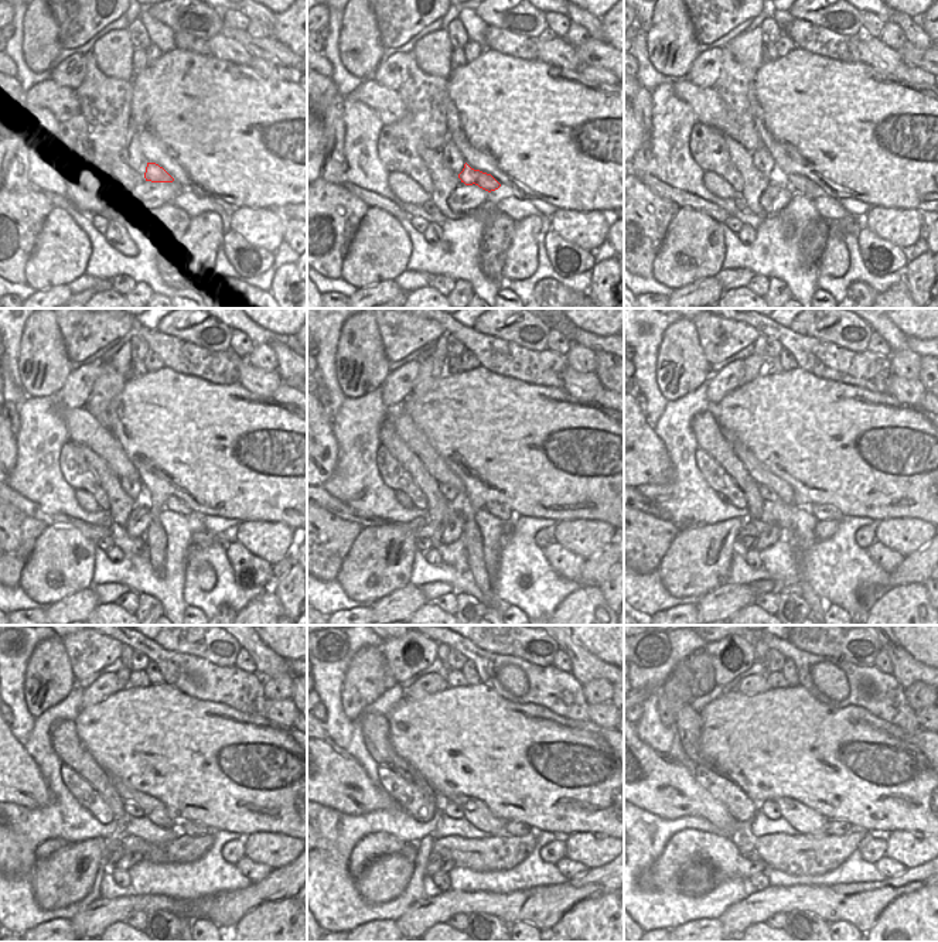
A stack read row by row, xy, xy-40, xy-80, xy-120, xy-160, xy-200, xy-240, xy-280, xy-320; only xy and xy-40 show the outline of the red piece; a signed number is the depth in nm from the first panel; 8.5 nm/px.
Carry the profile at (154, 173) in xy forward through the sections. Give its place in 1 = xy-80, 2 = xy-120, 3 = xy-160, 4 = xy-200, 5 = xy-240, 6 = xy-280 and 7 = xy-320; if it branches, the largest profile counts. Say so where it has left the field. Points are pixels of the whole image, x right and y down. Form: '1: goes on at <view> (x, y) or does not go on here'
1: goes on at xy-80 (801, 184)
2: goes on at xy-120 (174, 504)
3: goes on at xy-160 (501, 511)
4: goes on at xy-200 (821, 511)
5: goes on at xy-240 (191, 828)
6: goes on at xy-280 (511, 828)
7: goes on at xy-320 (834, 828)

